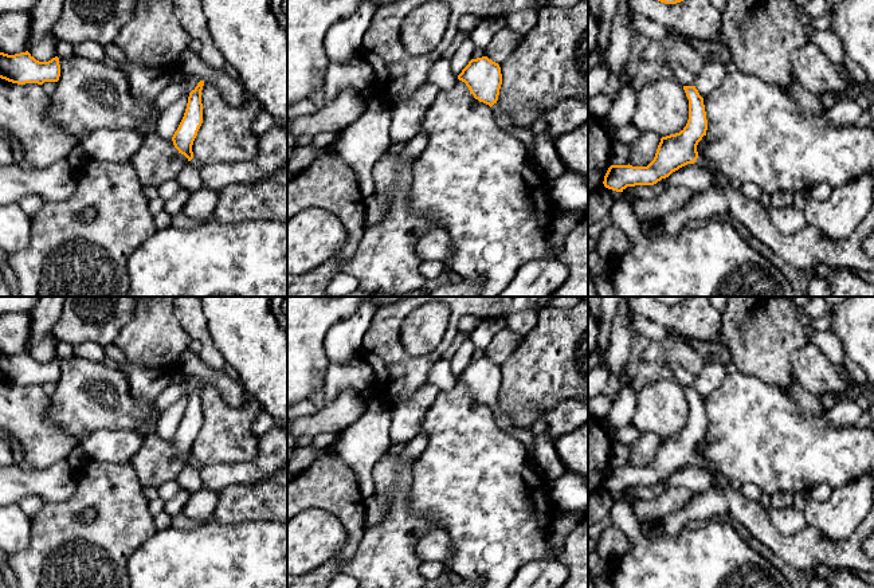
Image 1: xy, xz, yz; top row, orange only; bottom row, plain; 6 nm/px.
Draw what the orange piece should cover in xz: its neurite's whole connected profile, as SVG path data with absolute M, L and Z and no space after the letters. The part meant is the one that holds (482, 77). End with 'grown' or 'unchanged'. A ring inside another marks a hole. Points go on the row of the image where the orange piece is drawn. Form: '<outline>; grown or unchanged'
M487 56L471 59L458 75L458 79L466 83L475 99L491 107L495 124L501 129L518 137L530 154L534 145L534 134L528 129L516 126L497 103L502 85L499 64L490 60Z; grown

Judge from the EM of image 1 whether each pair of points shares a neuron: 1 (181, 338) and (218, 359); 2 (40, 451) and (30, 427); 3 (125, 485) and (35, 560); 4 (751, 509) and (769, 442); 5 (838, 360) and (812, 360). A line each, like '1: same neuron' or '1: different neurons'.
1: different neurons
2: same neuron
3: same neuron
4: different neurons
5: different neurons

